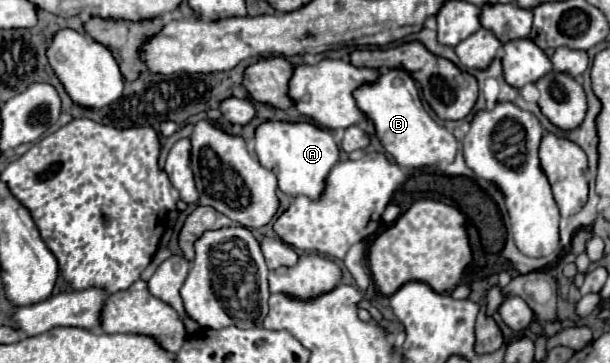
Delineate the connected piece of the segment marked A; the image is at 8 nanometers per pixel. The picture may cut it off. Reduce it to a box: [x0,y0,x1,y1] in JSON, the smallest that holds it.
[256,122,340,200]

